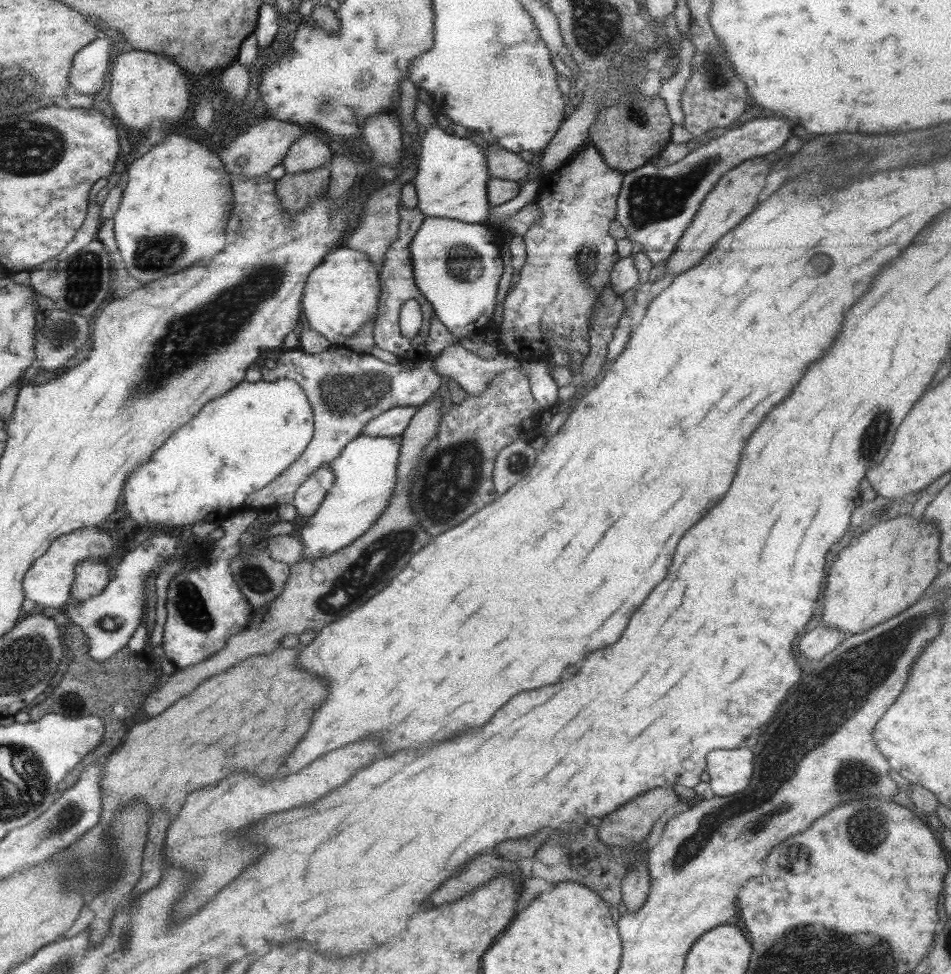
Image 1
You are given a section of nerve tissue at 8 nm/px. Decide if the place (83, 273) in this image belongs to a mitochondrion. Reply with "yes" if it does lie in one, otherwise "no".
yes

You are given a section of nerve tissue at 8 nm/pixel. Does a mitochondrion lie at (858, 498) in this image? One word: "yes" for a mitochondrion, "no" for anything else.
no

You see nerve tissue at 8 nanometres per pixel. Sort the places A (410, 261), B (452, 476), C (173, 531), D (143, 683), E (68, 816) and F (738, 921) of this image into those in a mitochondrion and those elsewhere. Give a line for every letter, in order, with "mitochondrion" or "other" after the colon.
A: other
B: mitochondrion
C: other
D: mitochondrion
E: mitochondrion
F: other

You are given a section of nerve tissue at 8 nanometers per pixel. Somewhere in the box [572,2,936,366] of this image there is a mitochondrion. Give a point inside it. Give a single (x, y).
(651, 199)

